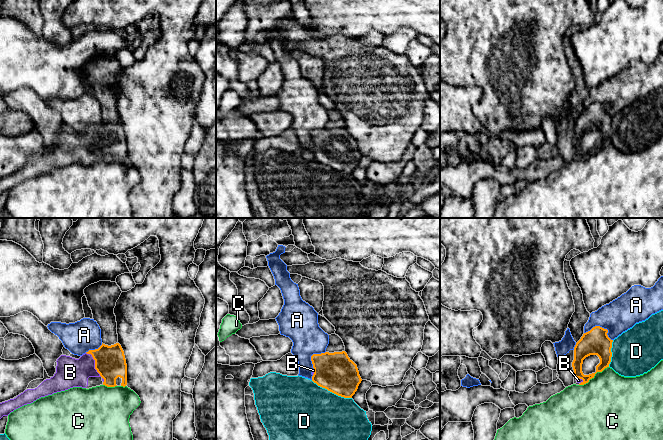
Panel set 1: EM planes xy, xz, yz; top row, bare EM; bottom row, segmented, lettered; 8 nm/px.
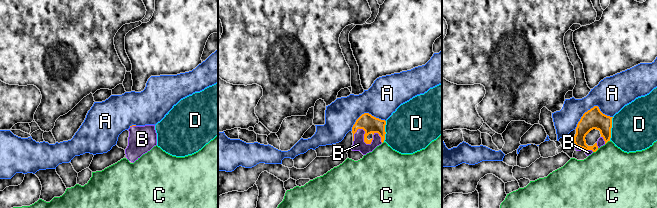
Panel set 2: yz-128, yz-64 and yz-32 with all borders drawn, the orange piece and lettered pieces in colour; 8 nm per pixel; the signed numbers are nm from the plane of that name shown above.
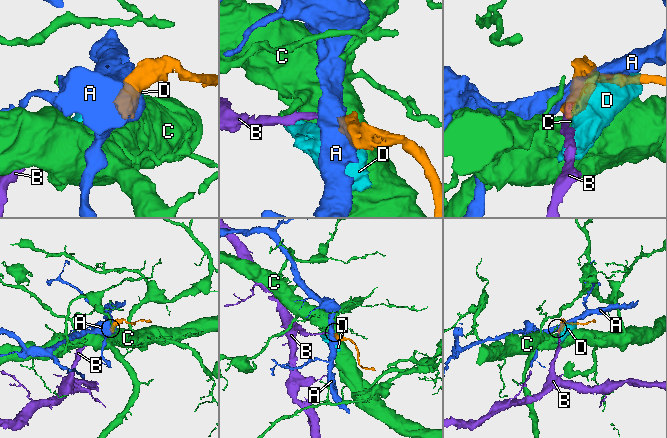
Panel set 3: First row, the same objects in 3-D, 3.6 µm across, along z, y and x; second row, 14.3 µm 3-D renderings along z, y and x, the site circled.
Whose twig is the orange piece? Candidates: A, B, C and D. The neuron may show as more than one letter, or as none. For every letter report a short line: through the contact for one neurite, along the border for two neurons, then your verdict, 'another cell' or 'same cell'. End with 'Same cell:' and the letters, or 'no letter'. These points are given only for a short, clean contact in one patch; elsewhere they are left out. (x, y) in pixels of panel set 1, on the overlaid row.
A: another cell
B: line xy (110, 363), (95, 366), (70, 372); same cell
C: line yz (608, 366), (598, 371), (587, 382), (579, 385); another cell
D: another cell
Same cell: B

